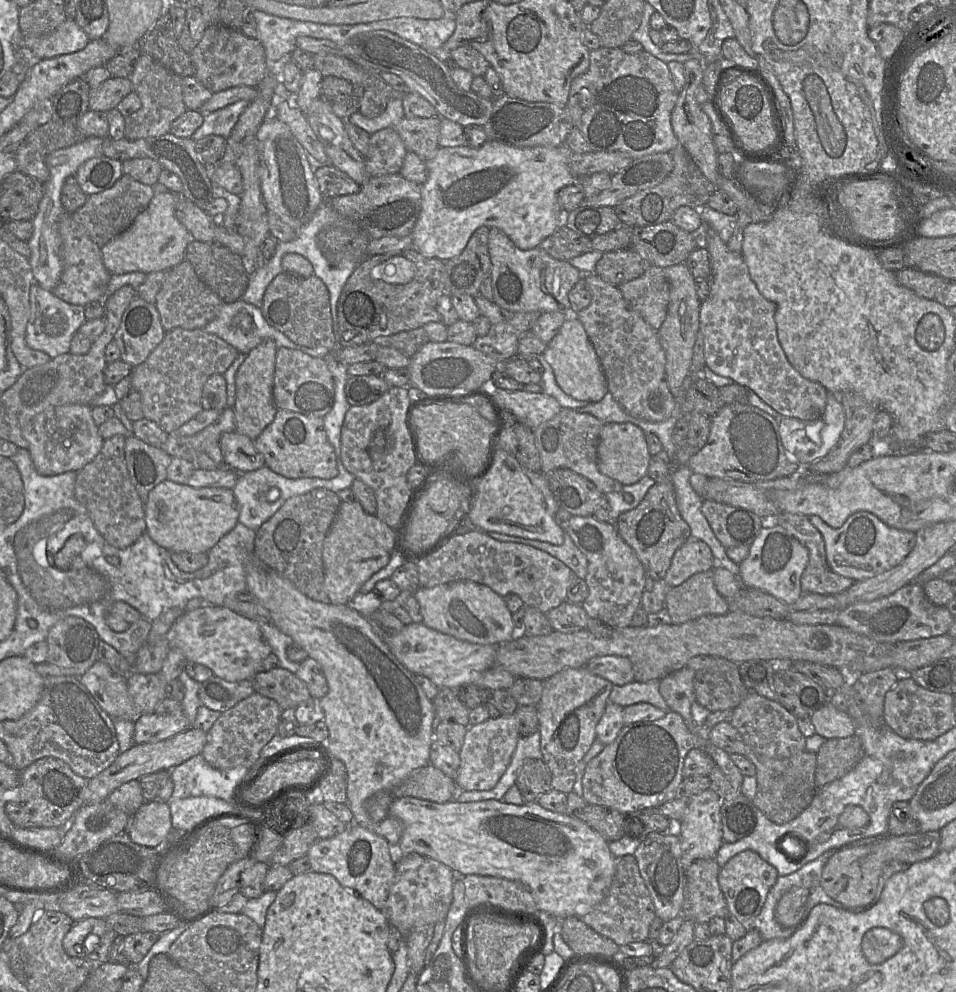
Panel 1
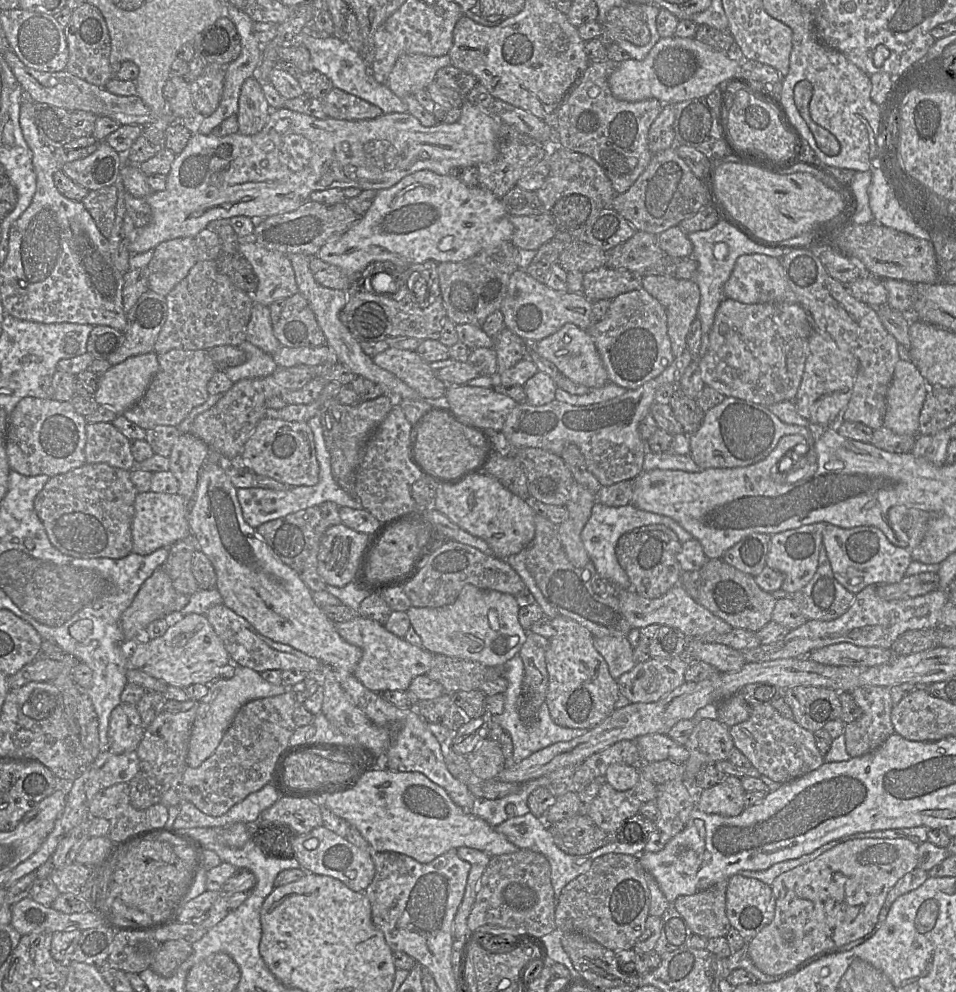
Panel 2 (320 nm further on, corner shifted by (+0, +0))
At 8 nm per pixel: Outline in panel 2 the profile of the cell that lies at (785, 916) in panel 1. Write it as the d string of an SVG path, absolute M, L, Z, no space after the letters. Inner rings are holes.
M865 838L853 839L836 845L830 850L825 851L814 860L799 865L785 873L779 875L771 885L775 897L775 914L773 920L765 926L756 936L747 940L748 953L754 965L765 974L775 976L788 976L799 968L804 967L818 956L836 952L839 948L848 943L857 940L868 934L875 926L881 908L889 891L894 887L900 878L917 867L918 863L918 845L911 840L904 838L882 839Z

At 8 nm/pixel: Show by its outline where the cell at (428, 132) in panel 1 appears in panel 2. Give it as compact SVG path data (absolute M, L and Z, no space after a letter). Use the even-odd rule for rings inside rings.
M336 87L320 100L324 114L330 118L363 120L374 119L383 114L379 107Z

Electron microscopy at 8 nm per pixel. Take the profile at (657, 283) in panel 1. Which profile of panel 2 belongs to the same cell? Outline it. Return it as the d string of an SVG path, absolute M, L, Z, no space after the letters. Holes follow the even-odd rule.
M644 288L611 300L605 316L587 330L601 356L611 383L636 389L660 375L675 359L668 336L667 314L662 304Z

